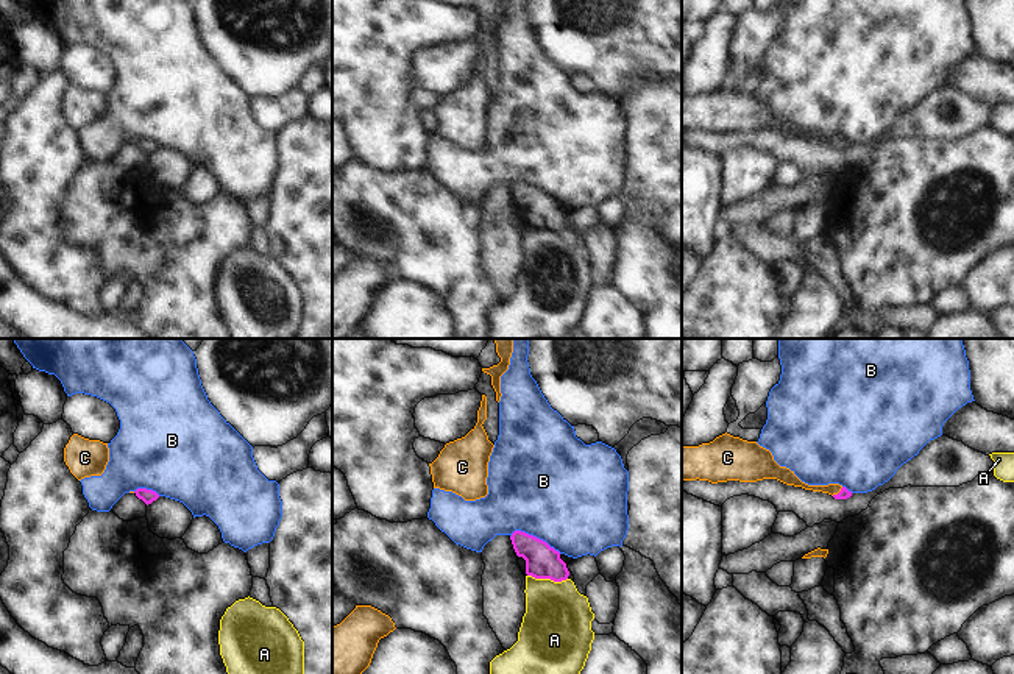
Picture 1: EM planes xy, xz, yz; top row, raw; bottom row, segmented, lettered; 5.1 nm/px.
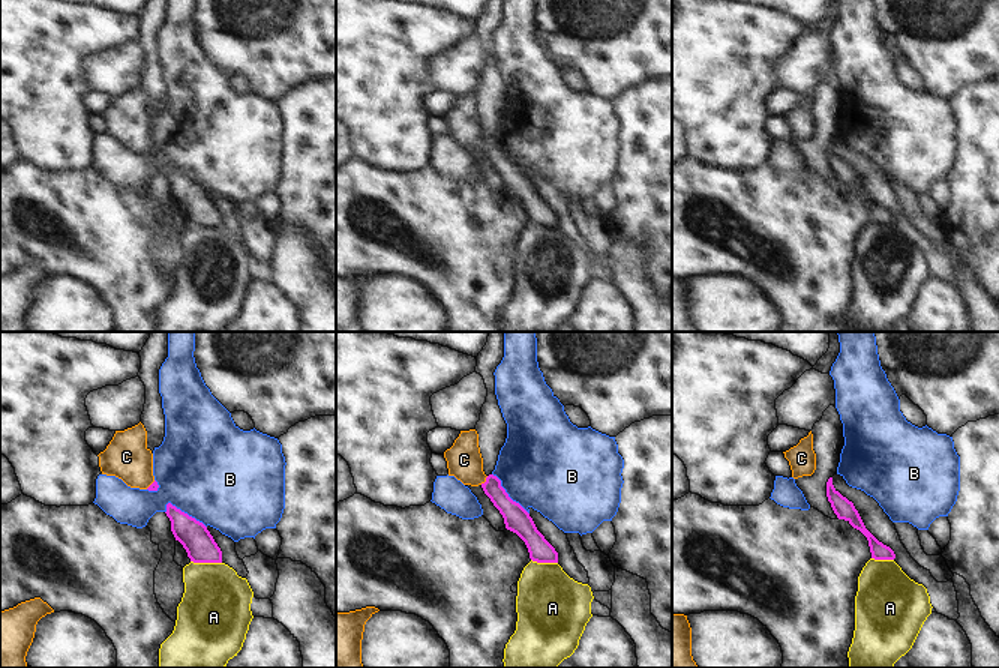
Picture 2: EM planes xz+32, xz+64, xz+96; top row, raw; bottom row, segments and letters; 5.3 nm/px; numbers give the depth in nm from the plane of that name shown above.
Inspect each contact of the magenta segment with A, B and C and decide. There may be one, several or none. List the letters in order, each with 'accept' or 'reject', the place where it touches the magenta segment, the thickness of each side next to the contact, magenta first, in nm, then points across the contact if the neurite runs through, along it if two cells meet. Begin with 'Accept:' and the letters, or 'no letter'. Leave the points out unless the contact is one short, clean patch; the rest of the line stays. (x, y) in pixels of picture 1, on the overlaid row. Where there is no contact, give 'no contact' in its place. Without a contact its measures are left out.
Accept: C
A: reject; contact xz (548, 578); calibres 180 and 360 nm
B: reject; contact xz (535, 537); calibres 180 and 500 nm
C: accept; contact yz (838, 493); calibres 60 and 60 nm; way yz (844, 493), (838, 493), (832, 489)

